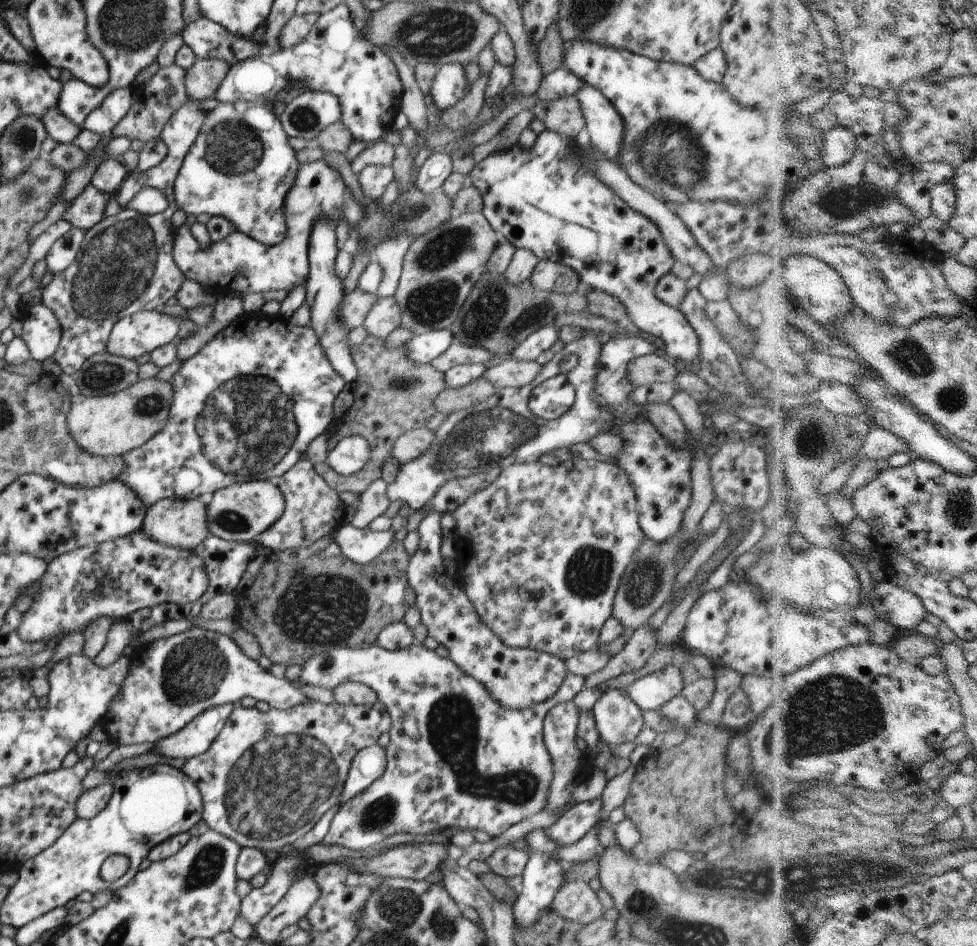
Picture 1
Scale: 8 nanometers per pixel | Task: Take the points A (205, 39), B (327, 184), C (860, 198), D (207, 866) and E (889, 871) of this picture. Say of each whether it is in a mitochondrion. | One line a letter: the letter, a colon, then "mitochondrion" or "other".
A: other
B: other
C: mitochondrion
D: mitochondrion
E: other

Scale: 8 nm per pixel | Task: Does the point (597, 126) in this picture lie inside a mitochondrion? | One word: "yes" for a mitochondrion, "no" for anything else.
no

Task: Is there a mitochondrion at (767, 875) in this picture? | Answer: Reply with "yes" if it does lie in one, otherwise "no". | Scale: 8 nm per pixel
yes

